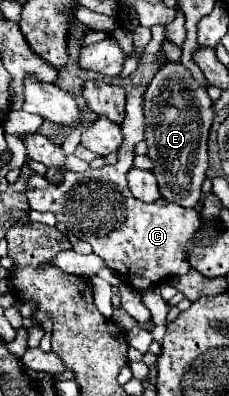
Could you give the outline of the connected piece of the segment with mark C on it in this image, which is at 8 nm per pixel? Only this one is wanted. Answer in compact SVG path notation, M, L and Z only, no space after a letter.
M134 86L128 92L128 102L126 102L126 118L122 122L122 146L118 148L118 162L114 166L102 166L96 170L86 170L86 172L66 172L66 178L60 186L54 186L50 182L46 182L46 178L32 174L26 182L26 198L32 210L38 212L52 212L56 216L58 222L62 222L68 230L72 230L80 240L88 242L94 250L96 256L100 256L106 266L114 272L118 272L124 284L128 284L130 288L144 292L154 288L160 282L166 282L174 276L184 276L186 272L192 270L186 254L184 254L184 244L190 238L190 232L196 232L200 228L200 216L198 210L194 208L180 208L178 204L172 202L162 202L162 198L158 198L156 202L140 202L130 194L128 182L126 182L126 174L128 170L134 166L134 146L138 142L144 140L144 130L146 130L146 122L144 122L144 110L142 110L142 98L144 98L146 86Z

